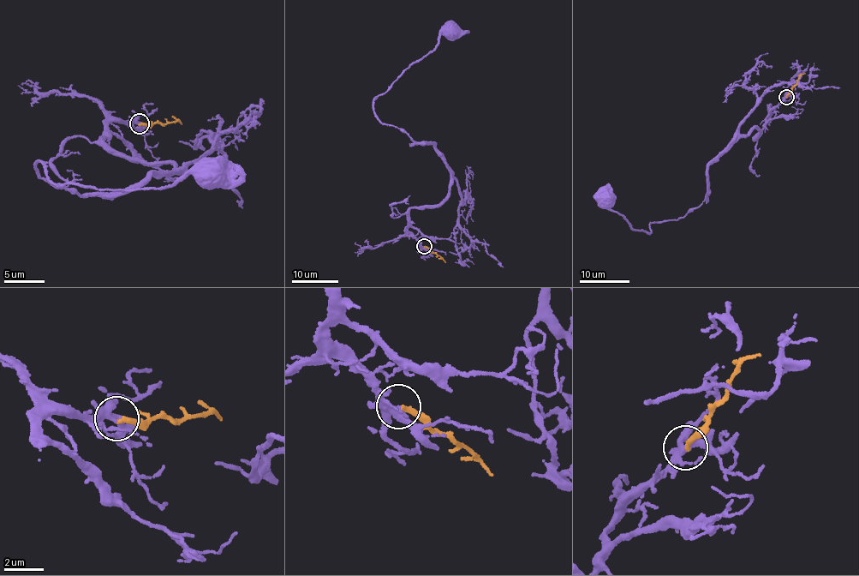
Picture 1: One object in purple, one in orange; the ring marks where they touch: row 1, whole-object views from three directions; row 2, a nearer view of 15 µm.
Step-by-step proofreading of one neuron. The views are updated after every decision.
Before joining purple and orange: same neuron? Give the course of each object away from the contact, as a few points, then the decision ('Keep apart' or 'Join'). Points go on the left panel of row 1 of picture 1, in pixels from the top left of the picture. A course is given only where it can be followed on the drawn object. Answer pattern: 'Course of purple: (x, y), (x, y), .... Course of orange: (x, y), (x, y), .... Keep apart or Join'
Course of purple: (140, 124), (115, 121), (103, 140), (180, 169), (86, 195), (35, 166), (106, 190), (209, 173). Course of orange: (140, 124), (150, 128), (157, 123), (181, 122). Join

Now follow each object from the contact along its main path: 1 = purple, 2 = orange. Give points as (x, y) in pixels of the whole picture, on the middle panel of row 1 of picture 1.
1: (424, 247), (410, 235), (408, 212), (447, 195), (448, 169), (432, 143), (382, 123), (374, 103), (450, 31)
2: (424, 247), (443, 258), (445, 262)

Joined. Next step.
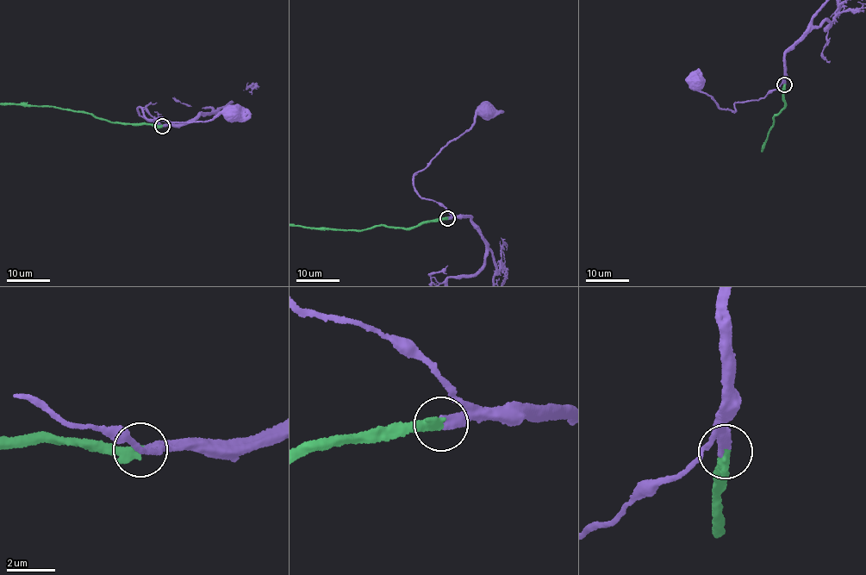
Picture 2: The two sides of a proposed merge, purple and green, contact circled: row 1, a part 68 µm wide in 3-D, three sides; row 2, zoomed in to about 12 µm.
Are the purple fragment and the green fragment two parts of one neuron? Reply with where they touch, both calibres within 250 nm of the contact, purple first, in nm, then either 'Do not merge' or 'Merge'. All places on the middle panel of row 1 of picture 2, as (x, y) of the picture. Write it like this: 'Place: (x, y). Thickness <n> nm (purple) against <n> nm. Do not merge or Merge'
Place: (447, 218). Thickness 360 nm (purple) against 460 nm. Merge

